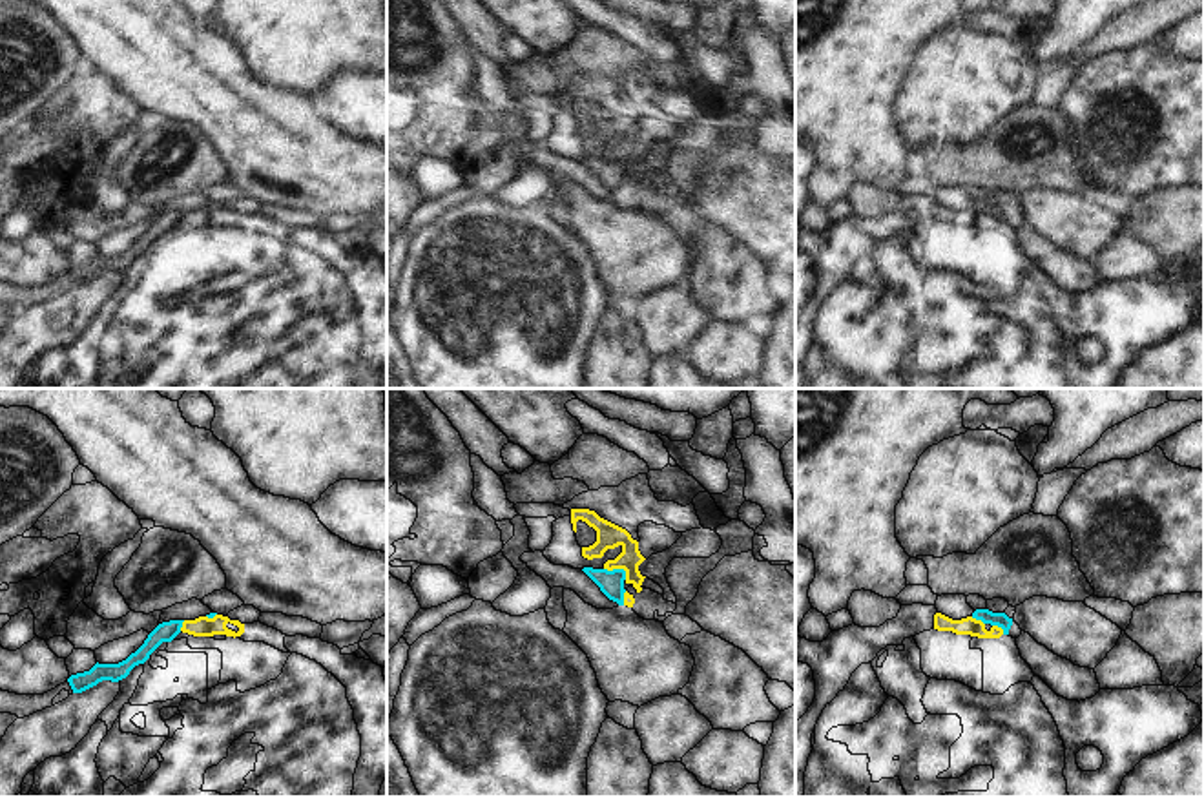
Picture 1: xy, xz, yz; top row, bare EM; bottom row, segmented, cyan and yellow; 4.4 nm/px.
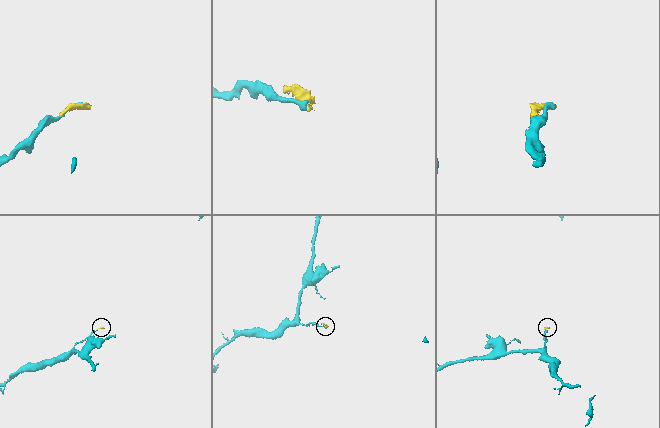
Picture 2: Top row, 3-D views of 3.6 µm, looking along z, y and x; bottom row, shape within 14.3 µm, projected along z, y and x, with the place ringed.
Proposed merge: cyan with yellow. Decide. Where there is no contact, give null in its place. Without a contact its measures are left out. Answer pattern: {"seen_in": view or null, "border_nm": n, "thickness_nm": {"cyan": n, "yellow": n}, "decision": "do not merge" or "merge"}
{"seen_in": "xz", "border_nm": 120, "thickness_nm": {"cyan": 110, "yellow": 110}, "decision": "do not merge"}

